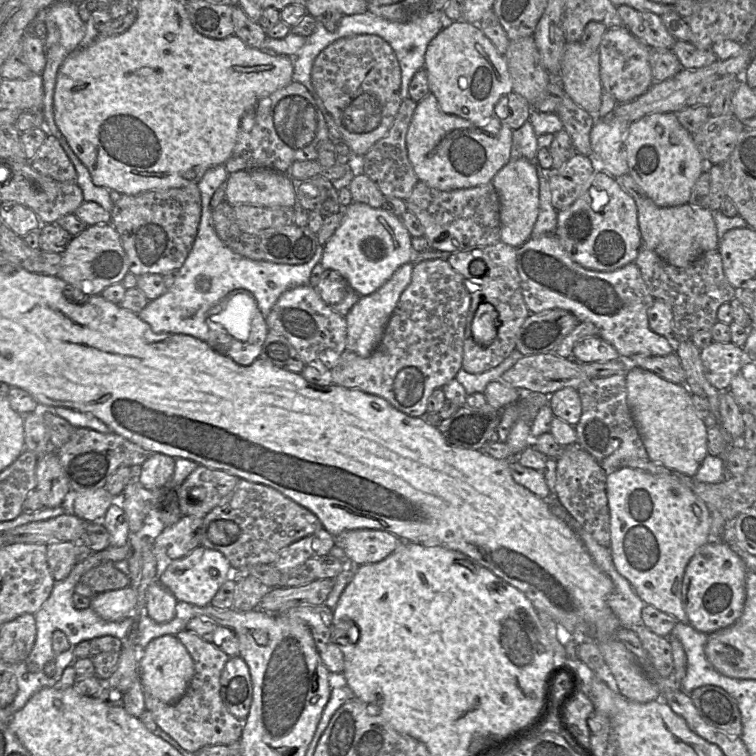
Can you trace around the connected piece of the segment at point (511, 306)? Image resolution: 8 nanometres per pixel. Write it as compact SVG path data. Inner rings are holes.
M499 241L482 248L453 252L447 259L451 267L465 278L465 286L471 297L462 358L462 369L469 374L487 372L507 359L515 349L521 326L530 315L521 290L516 254L517 248ZM483 302L490 303L496 309L499 319L497 336L486 347L476 344L471 333L471 322L478 306Z

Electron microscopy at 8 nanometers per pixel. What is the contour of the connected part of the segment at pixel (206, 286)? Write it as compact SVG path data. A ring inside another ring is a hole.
M210 203L202 205L196 238L184 264L177 271L174 284L160 297L150 300L137 315L150 325L154 333L185 334L207 342L206 319L213 305L238 291L246 291L254 297L261 313L267 317L285 291L310 283L311 272L320 262L323 252L324 245L318 244L312 259L304 264L280 264L245 258L222 242L213 226Z

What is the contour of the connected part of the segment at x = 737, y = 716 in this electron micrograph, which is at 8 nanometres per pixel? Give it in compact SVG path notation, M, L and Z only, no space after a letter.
M704 685L694 689L690 697L702 719L729 738L740 738L742 719L736 700L723 688Z

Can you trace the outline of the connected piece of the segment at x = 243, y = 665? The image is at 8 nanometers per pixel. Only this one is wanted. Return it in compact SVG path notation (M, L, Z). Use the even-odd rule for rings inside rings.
M240 656L230 657L220 678L220 695L228 711L244 721L253 700L253 684L247 663Z

